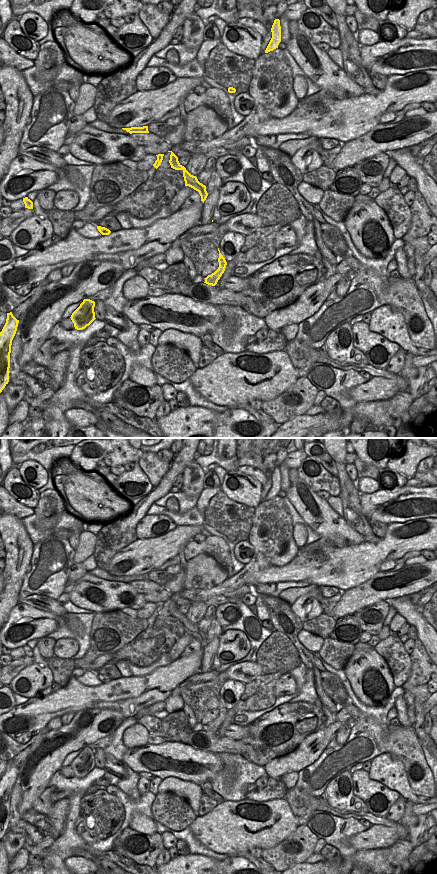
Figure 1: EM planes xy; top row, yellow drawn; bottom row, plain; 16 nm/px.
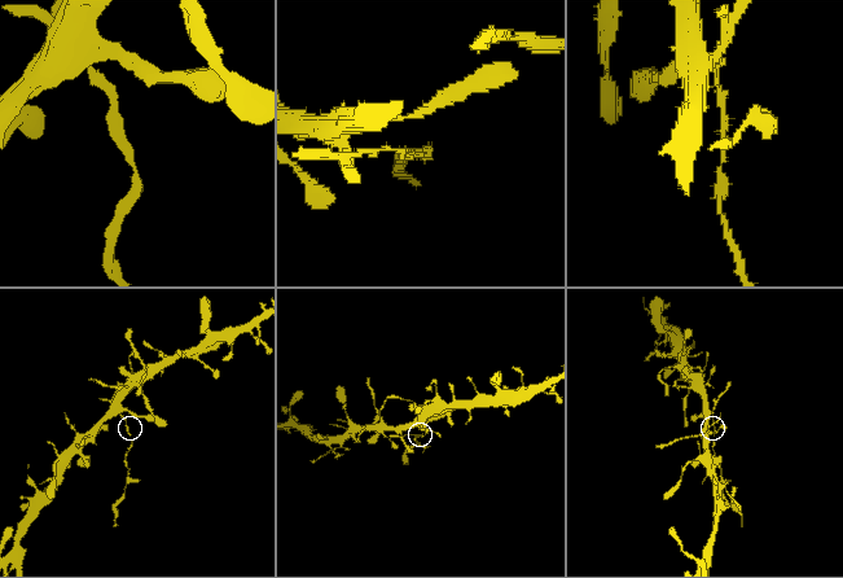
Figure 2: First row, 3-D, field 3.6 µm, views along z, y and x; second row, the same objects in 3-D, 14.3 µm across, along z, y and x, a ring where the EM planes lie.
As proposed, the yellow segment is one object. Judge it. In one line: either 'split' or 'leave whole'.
leave whole

